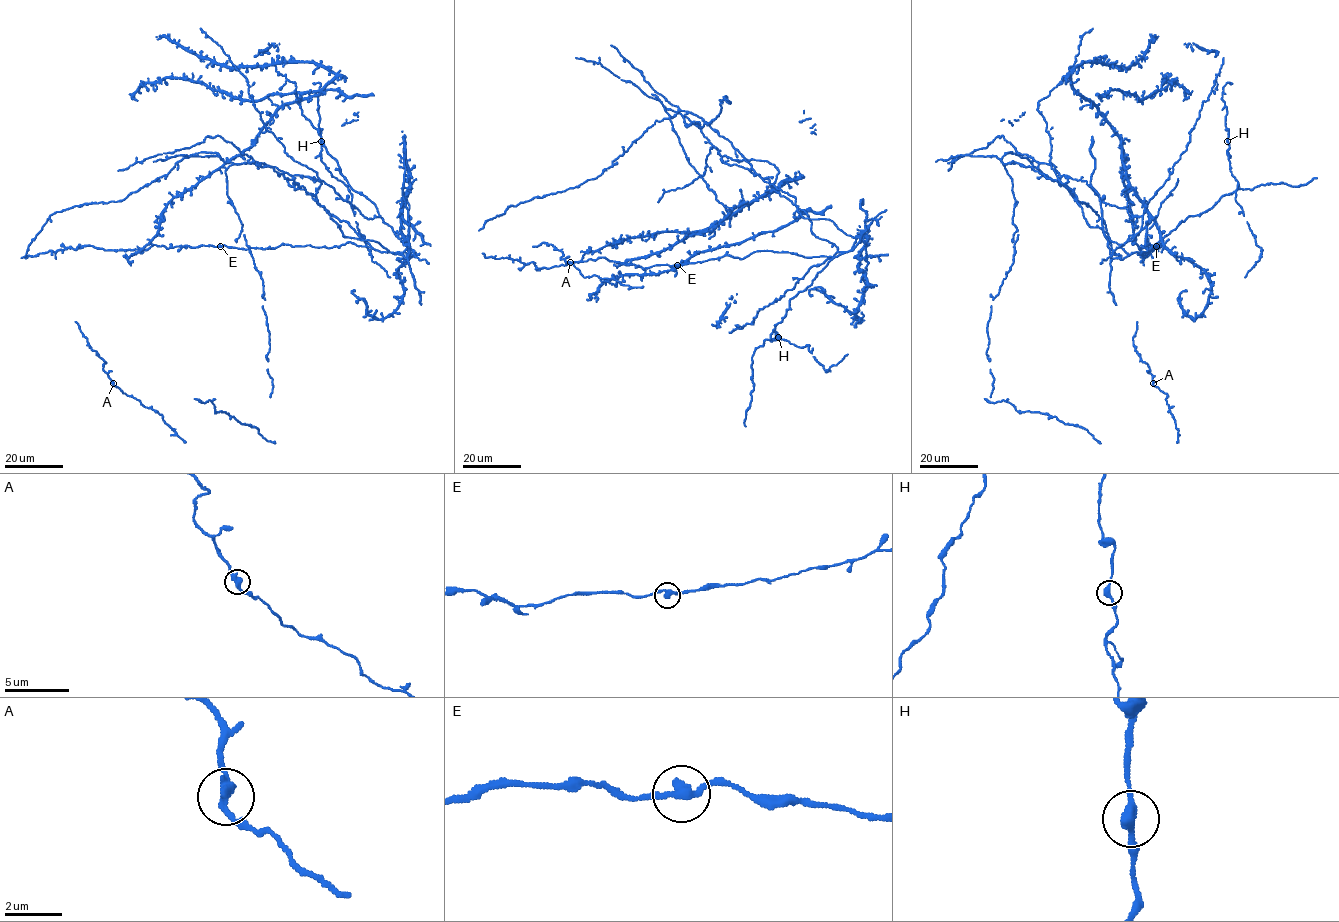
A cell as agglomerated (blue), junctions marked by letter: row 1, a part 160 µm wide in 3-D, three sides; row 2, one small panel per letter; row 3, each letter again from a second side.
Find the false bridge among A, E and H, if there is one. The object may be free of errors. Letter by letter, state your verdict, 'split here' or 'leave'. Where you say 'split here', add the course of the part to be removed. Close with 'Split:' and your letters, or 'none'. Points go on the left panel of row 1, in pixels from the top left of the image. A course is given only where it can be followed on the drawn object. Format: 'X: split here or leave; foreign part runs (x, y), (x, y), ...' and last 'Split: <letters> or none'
A: leave
E: leave
H: leave
Split: none

